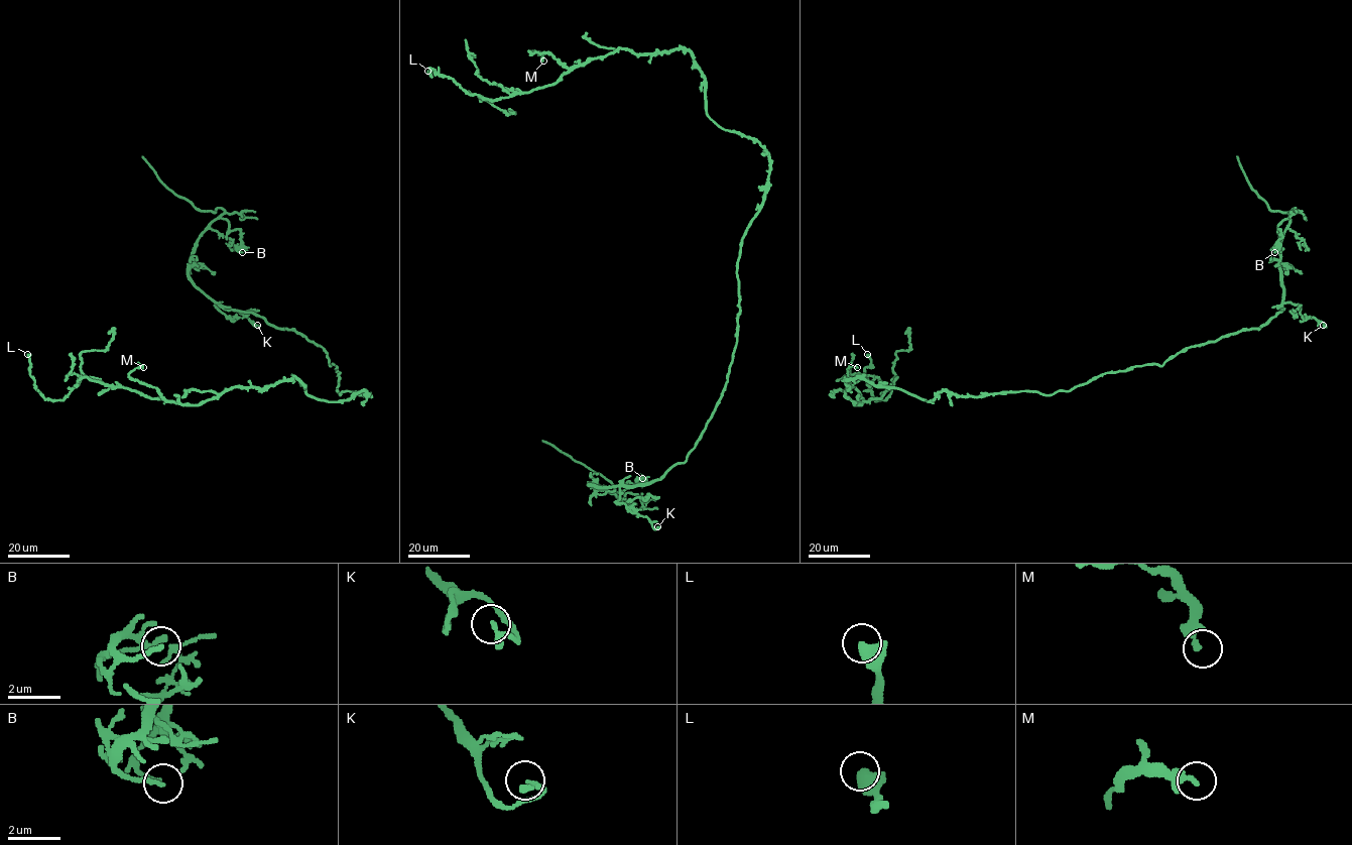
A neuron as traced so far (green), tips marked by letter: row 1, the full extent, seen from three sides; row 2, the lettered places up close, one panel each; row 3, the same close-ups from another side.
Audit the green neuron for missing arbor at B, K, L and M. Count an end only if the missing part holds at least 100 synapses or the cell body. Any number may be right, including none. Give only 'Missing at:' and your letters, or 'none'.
Missing at: none

